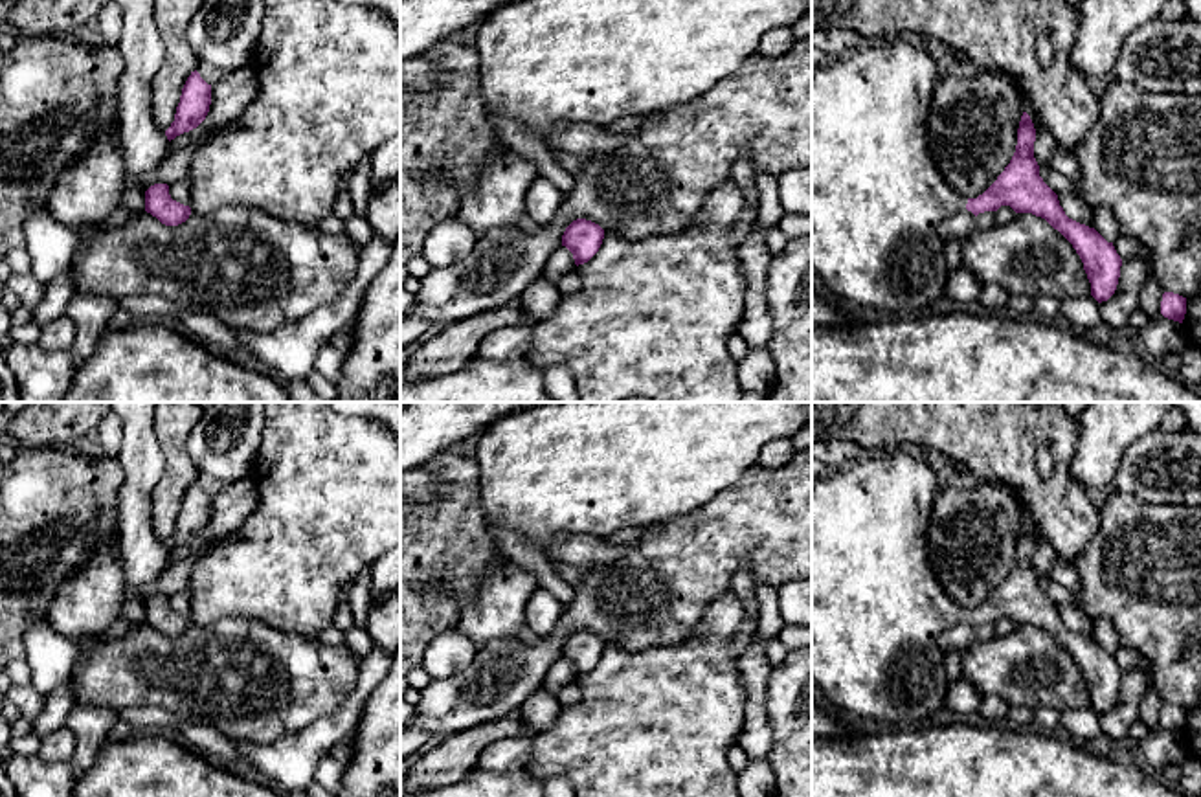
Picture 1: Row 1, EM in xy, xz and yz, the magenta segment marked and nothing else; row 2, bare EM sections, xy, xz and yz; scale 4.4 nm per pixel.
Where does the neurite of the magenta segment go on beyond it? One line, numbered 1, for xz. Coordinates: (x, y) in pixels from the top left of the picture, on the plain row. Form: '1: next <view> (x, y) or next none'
1: next none

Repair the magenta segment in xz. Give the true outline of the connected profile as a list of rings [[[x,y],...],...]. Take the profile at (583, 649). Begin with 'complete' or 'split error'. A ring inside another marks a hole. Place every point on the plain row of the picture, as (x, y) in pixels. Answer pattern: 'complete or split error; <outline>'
complete; [[[586,630],[573,632],[564,646],[562,646],[562,657],[566,657],[575,670],[575,676],[588,674],[600,659],[604,650],[604,641]]]

